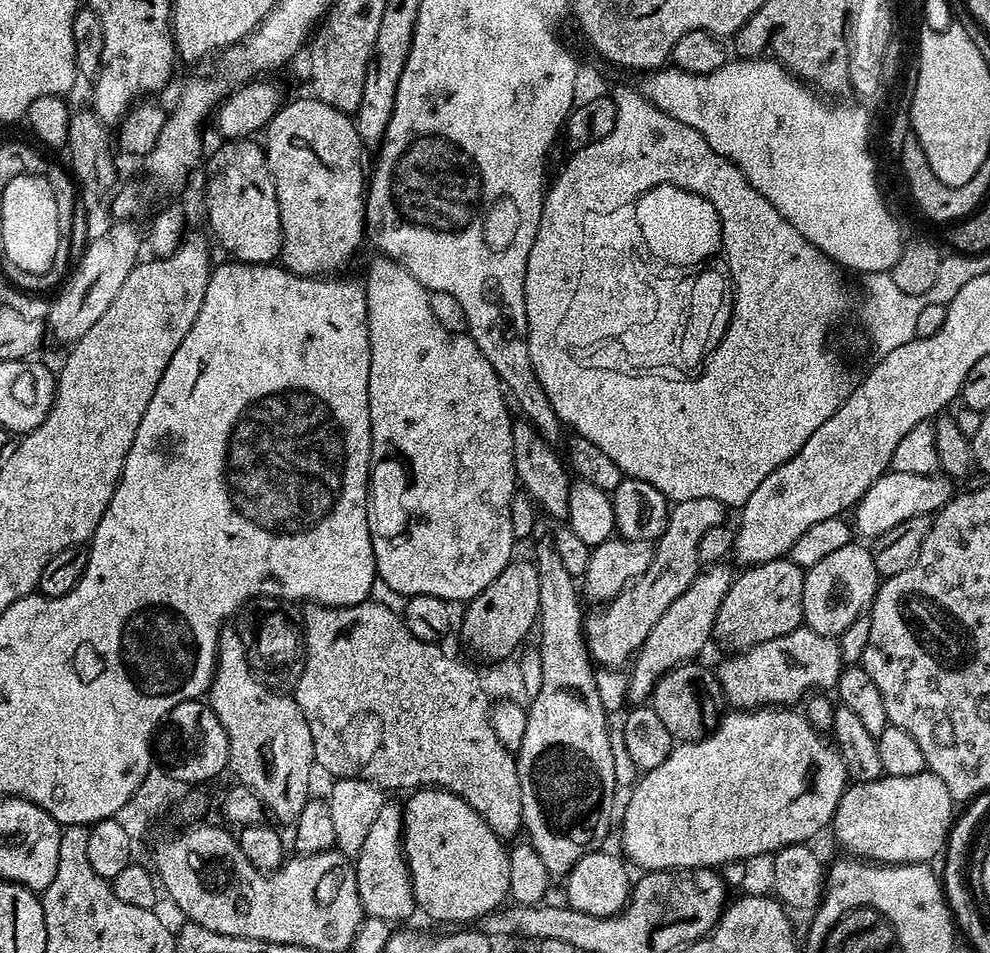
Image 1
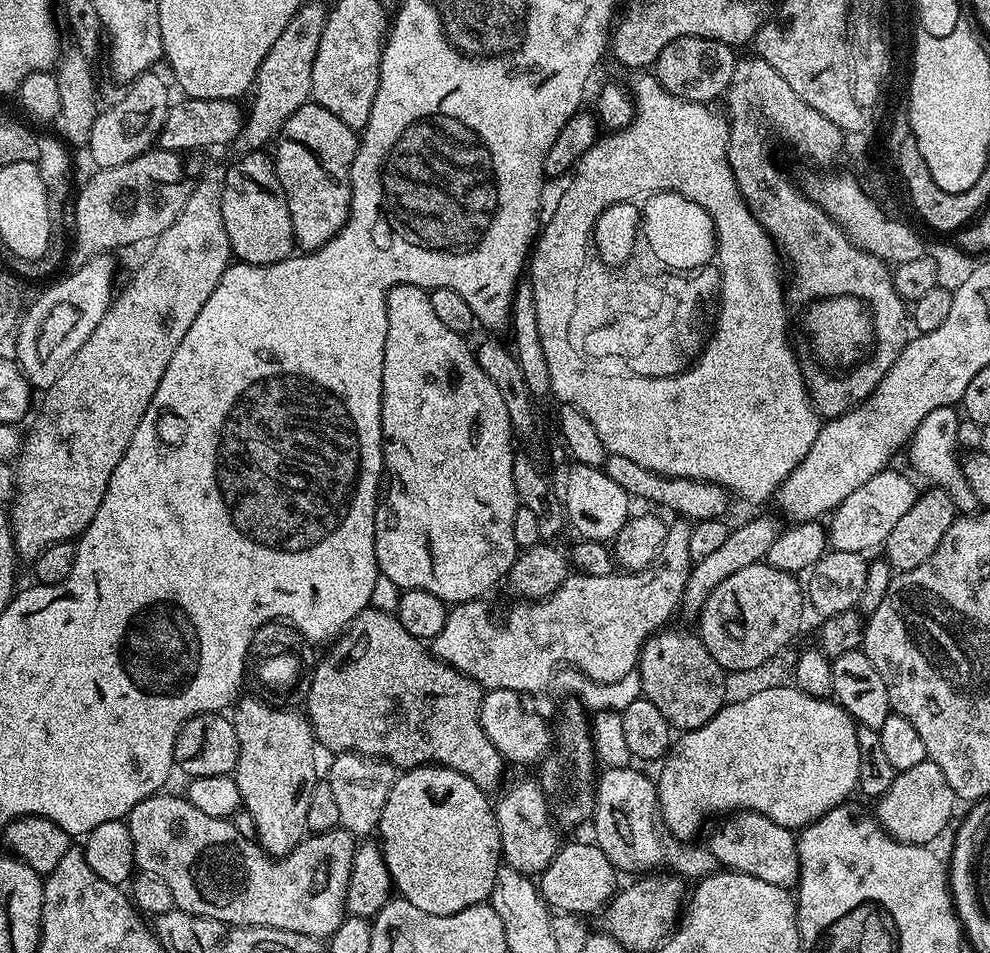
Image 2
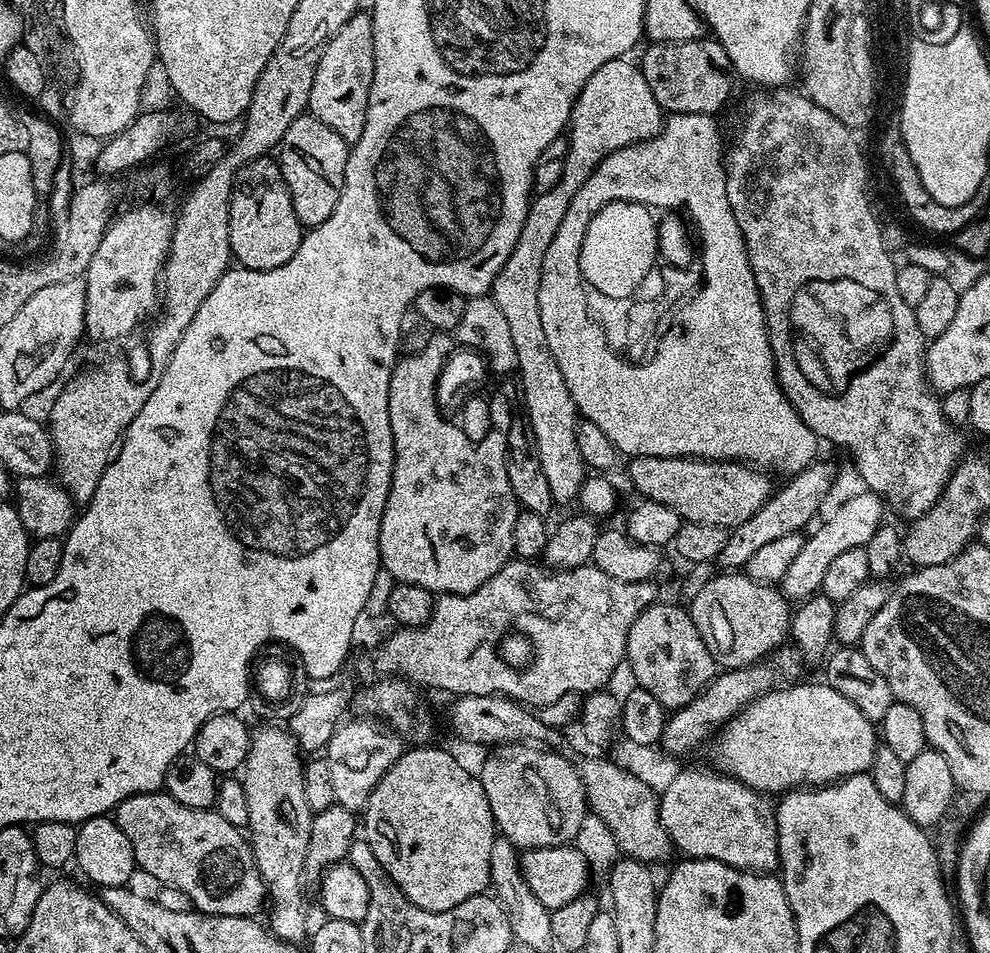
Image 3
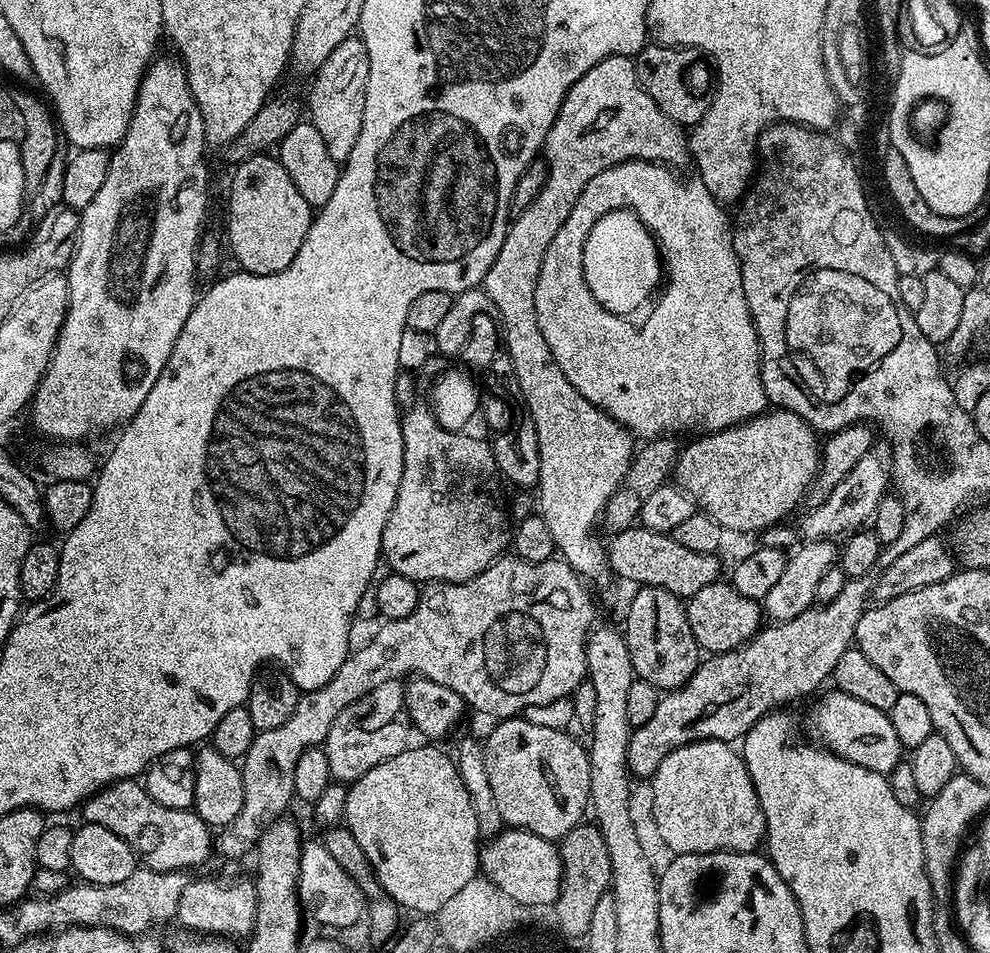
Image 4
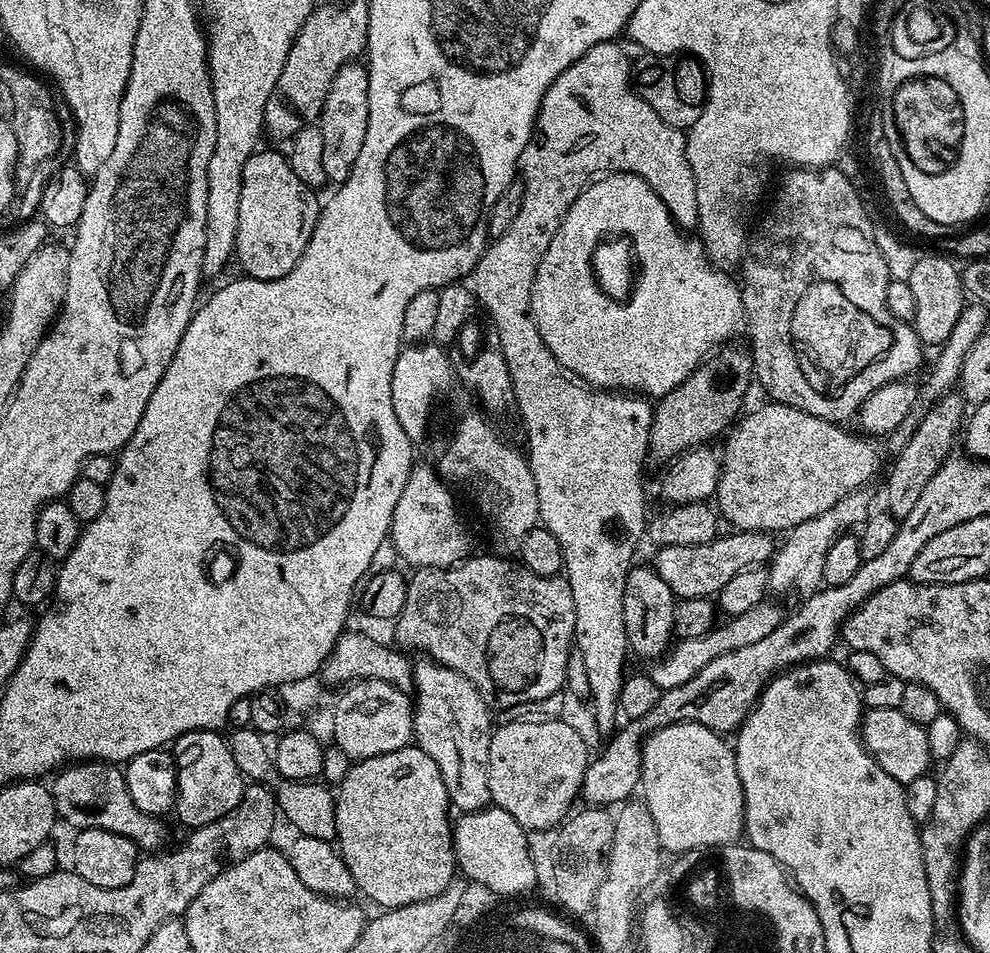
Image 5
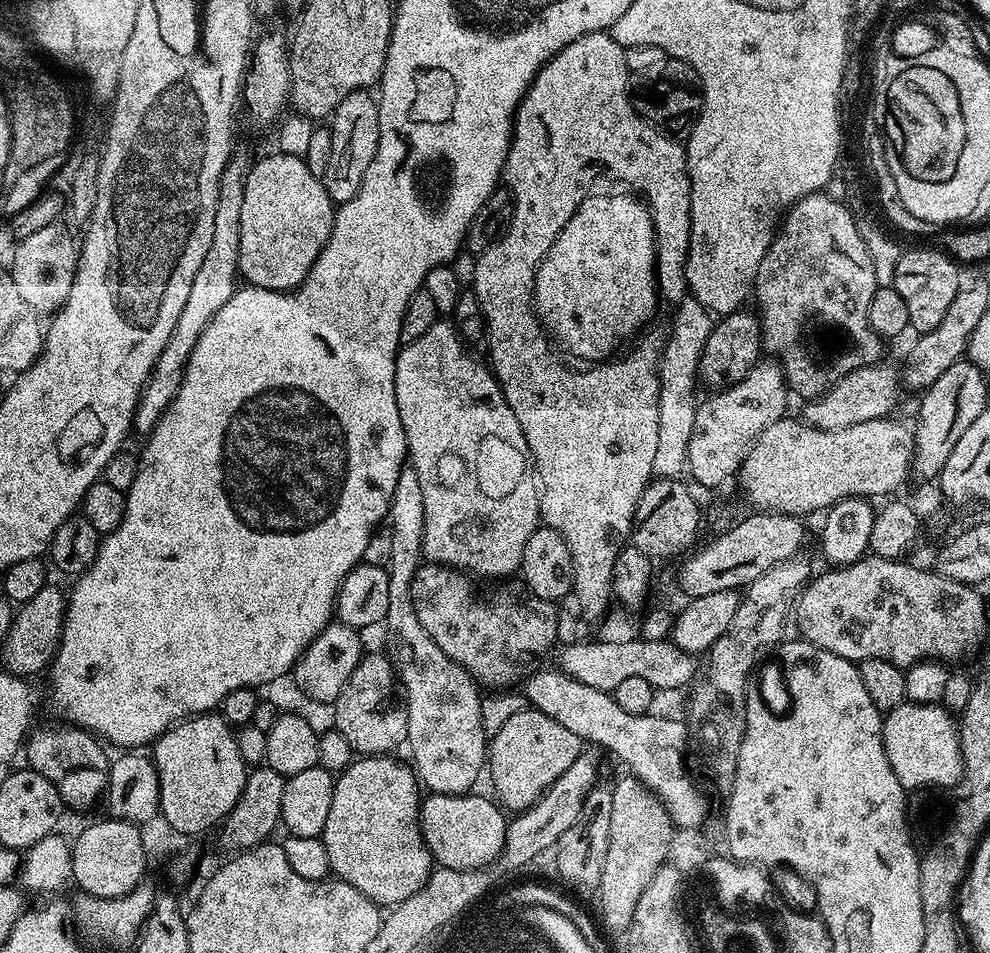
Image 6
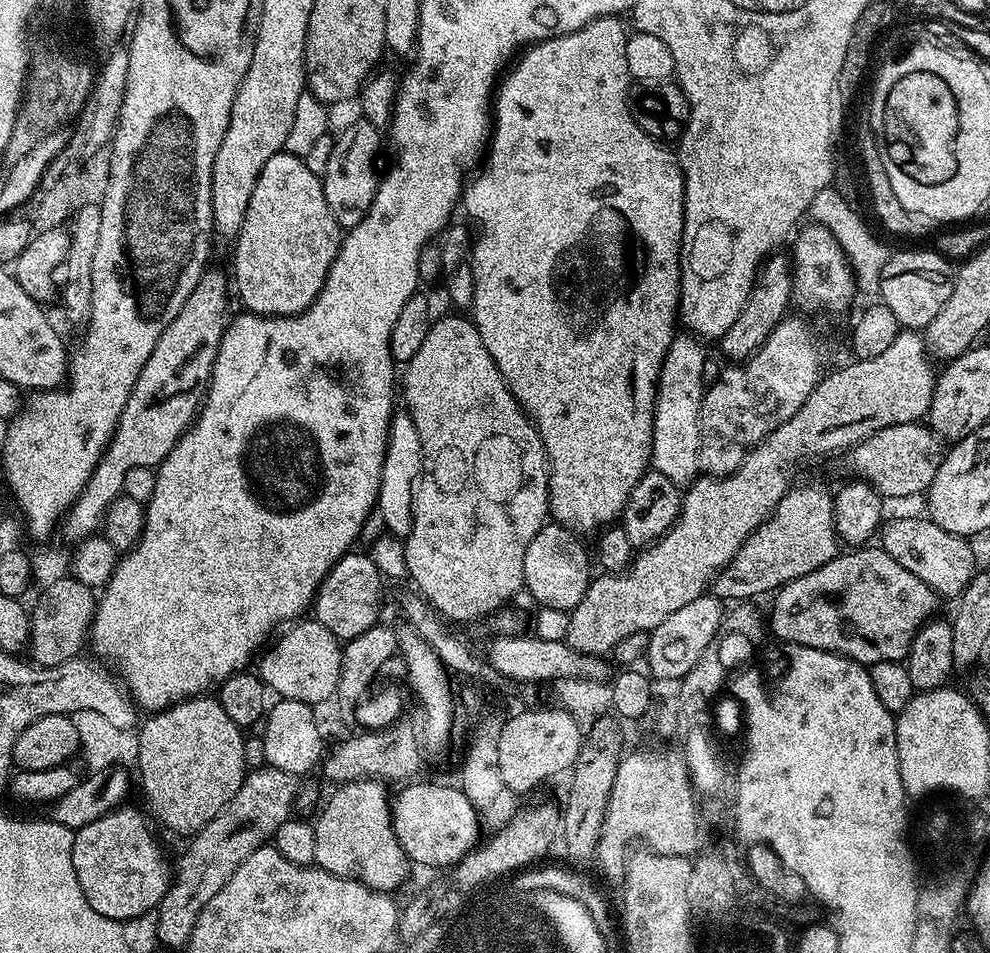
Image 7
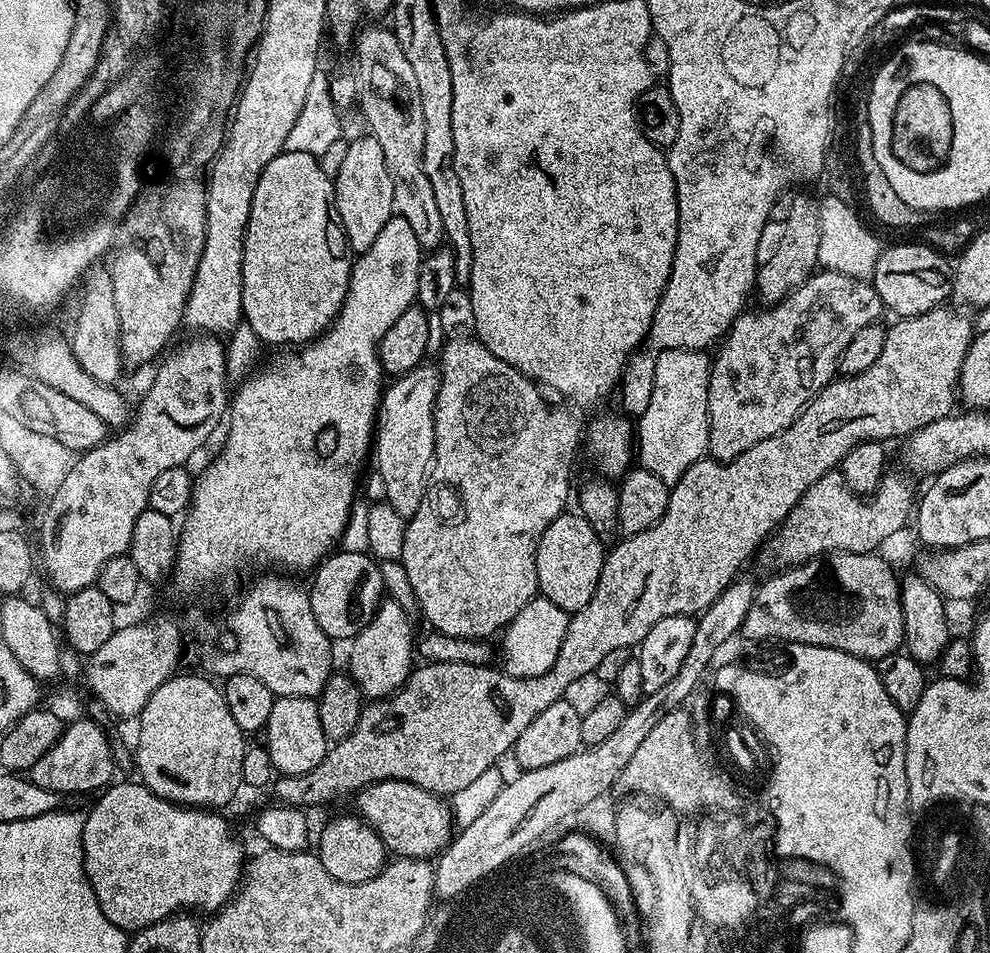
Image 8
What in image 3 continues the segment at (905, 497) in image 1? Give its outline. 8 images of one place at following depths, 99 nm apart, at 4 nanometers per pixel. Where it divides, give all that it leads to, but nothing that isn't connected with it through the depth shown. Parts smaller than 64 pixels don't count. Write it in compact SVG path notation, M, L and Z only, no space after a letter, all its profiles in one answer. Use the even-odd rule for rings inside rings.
M860 490L857 496L852 496L849 500L844 500L828 516L828 521L817 530L811 537L805 539L802 550L798 550L794 562L790 562L790 570L779 582L779 589L792 602L803 602L809 596L817 595L824 587L824 575L830 567L830 562L838 558L846 550L863 548L874 538L874 530L878 530L880 525L885 523L886 504L877 492Z

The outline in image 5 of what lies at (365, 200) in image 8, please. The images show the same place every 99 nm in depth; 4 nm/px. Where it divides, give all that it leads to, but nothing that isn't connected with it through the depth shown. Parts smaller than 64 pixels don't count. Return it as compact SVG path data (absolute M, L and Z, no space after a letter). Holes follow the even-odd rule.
M353 62L342 66L330 86L330 94L326 94L326 102L322 106L322 114L318 127L322 134L322 166L326 169L326 178L333 185L339 186L354 170L354 162L362 150L362 142L366 142L366 122L370 118L370 98L368 97L368 69L363 63Z

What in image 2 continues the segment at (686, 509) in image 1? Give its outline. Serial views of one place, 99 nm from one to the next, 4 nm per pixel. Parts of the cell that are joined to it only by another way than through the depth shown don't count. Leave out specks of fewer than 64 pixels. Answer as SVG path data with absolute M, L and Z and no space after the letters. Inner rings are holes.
M683 518L673 519L668 524L666 542L662 550L650 562L648 568L641 572L625 571L624 576L581 576L570 574L560 583L560 589L544 600L535 602L516 602L516 605L499 620L484 605L483 599L468 600L448 609L446 626L442 634L430 641L432 655L452 668L457 668L481 688L501 688L514 690L521 694L536 692L540 694L549 687L552 675L561 666L571 666L598 683L617 682L629 672L637 670L640 662L640 651L644 643L654 633L661 631L664 624L676 608L681 607L686 590L688 576L692 573L694 561L690 558L690 530L692 524Z

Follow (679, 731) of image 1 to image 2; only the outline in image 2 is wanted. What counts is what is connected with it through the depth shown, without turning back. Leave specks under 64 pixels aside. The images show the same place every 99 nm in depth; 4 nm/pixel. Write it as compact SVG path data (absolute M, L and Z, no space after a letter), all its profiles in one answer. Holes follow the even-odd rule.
M668 631L654 633L642 646L638 665L642 696L658 706L662 718L666 718L673 729L692 732L695 728L706 726L706 722L710 722L710 718L714 718L714 714L724 707L726 673L718 662L714 662L699 635Z

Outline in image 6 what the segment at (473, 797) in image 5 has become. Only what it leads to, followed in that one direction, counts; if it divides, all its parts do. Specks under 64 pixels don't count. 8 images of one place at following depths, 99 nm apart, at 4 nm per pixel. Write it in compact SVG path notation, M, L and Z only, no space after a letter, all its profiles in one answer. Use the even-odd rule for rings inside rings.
M406 466L398 474L398 486L394 486L394 498L388 507L386 517L388 528L388 581L390 582L390 603L386 610L386 618L382 625L386 655L392 662L395 675L404 683L404 696L408 699L408 739L406 748L412 751L411 767L414 769L421 785L429 793L462 796L473 791L476 779L482 776L486 764L486 735L482 726L481 689L472 675L461 664L454 662L422 630L422 622L418 622L418 614L414 614L414 602L410 594L410 586L414 574L422 563L422 534L424 533L424 503L422 502L422 482L418 474L410 466Z

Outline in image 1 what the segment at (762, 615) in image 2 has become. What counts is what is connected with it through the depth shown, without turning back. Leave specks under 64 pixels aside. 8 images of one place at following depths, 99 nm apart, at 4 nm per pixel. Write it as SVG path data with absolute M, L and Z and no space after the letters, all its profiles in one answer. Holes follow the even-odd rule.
M791 558L771 560L765 564L753 564L743 569L744 573L737 575L732 581L730 590L718 606L716 626L714 629L715 639L729 644L729 649L743 650L752 648L762 642L770 642L770 638L782 638L782 634L790 634L795 628L801 627L804 619L802 610L802 590L804 589L805 569L800 568Z

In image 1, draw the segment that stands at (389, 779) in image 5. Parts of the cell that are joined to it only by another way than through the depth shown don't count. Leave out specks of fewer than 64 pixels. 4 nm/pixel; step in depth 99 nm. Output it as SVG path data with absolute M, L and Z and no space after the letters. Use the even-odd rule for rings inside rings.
M422 788L411 793L412 796L408 802L404 802L402 811L404 814L404 857L408 863L408 873L412 879L412 889L414 890L414 898L416 899L417 909L422 913L425 912L432 920L445 920L448 926L464 926L467 920L479 922L482 917L491 912L497 911L509 899L508 891L510 890L510 858L508 857L508 848L505 841L494 834L494 830L490 830L490 826L478 814L478 810L474 810L474 806L470 806L470 802L466 802L458 794L447 792L445 788Z

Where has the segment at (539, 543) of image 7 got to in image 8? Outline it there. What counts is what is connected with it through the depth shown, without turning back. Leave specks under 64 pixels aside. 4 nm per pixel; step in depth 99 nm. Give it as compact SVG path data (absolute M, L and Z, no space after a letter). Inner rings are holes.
M561 512L554 522L550 522L550 526L546 526L542 538L536 541L539 595L569 614L582 610L582 606L594 598L606 555L605 541L594 534L594 526L590 526L584 516L572 512Z

